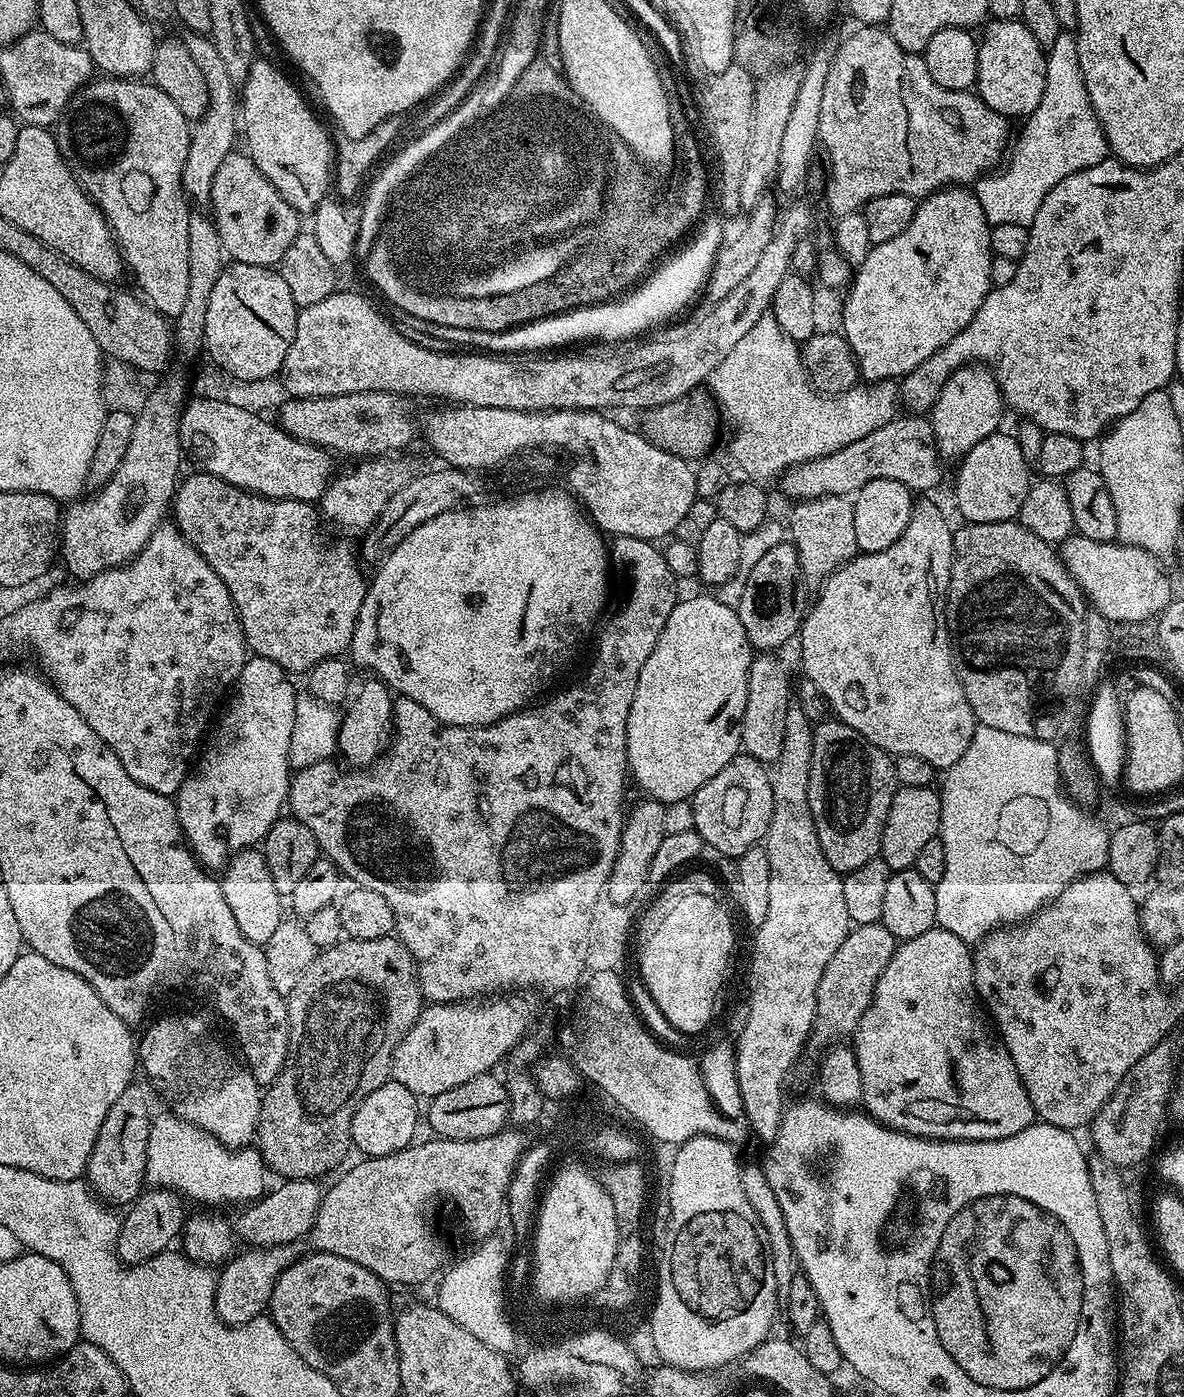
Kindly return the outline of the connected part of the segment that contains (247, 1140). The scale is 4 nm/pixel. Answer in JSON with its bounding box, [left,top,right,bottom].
[138,1016,262,1150]

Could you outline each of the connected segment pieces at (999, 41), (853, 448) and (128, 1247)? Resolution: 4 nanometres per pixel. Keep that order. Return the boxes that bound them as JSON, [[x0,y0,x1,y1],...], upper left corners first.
[[975,19,1048,118],[778,414,945,502],[116,1188,186,1266]]

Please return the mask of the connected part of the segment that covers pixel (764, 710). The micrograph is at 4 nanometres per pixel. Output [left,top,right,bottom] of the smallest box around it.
[740,654,794,766]

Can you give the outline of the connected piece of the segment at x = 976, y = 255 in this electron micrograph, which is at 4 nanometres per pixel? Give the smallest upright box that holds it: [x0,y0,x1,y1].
[842,186,992,381]

